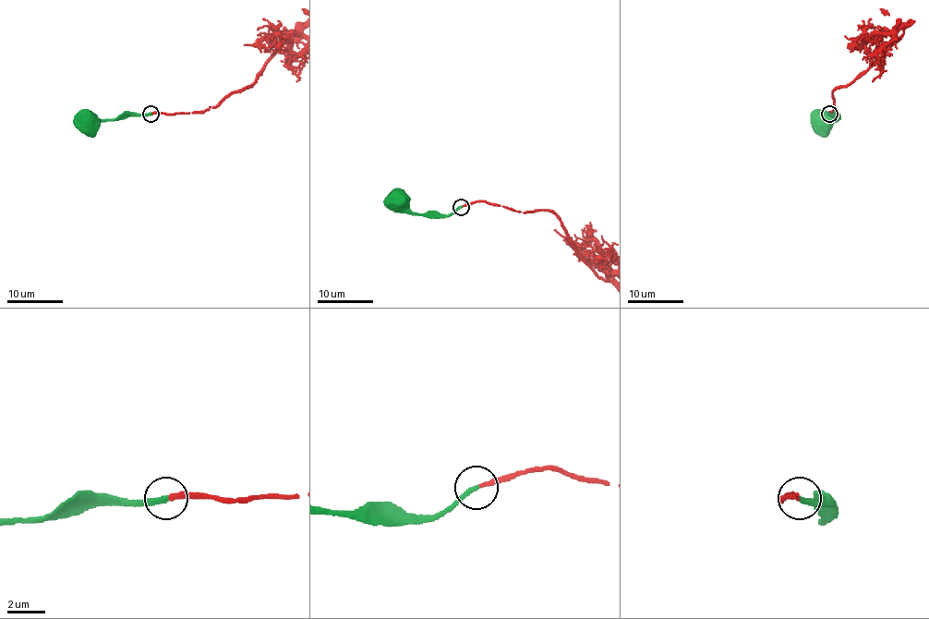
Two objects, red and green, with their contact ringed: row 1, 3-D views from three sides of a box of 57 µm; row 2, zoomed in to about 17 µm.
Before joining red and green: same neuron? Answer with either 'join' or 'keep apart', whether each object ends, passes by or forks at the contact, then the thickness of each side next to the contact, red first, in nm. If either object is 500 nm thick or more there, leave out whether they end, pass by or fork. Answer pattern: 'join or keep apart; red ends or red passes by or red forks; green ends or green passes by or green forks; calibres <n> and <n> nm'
join; red ends; green ends; calibres 240 and 240 nm

